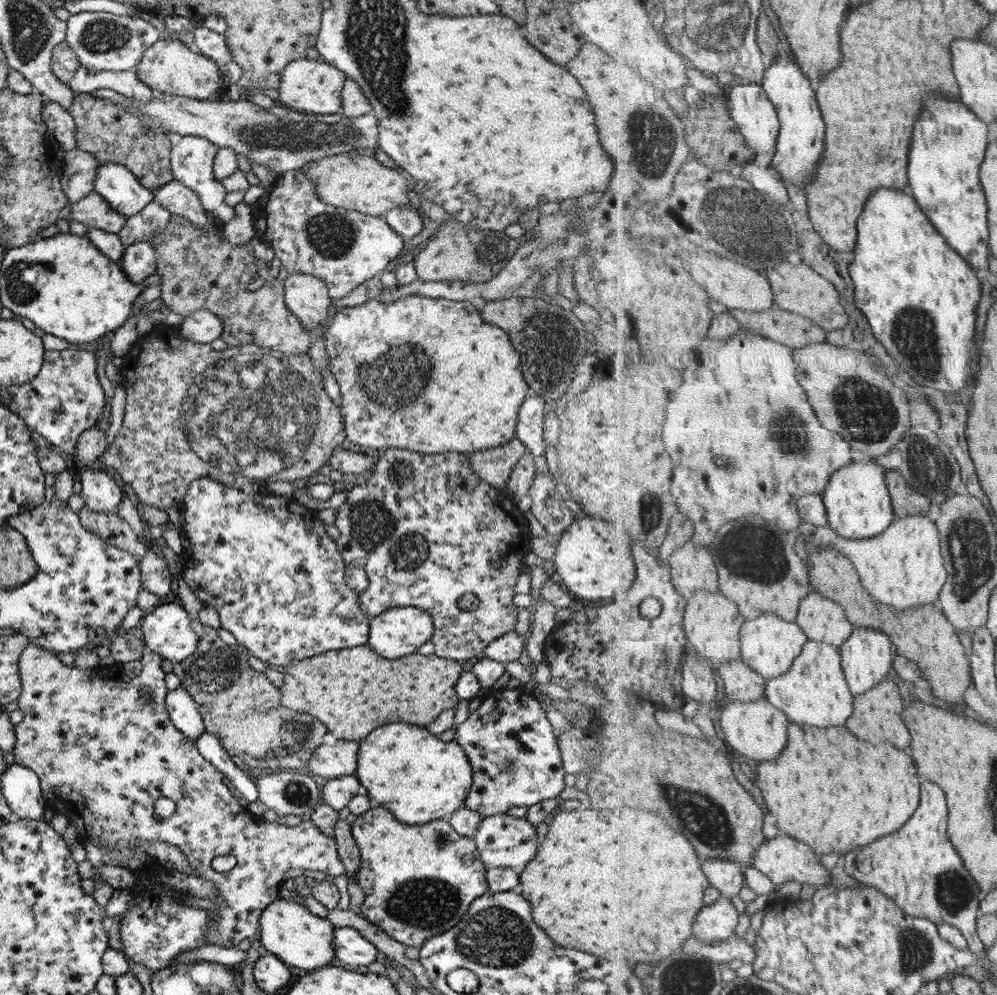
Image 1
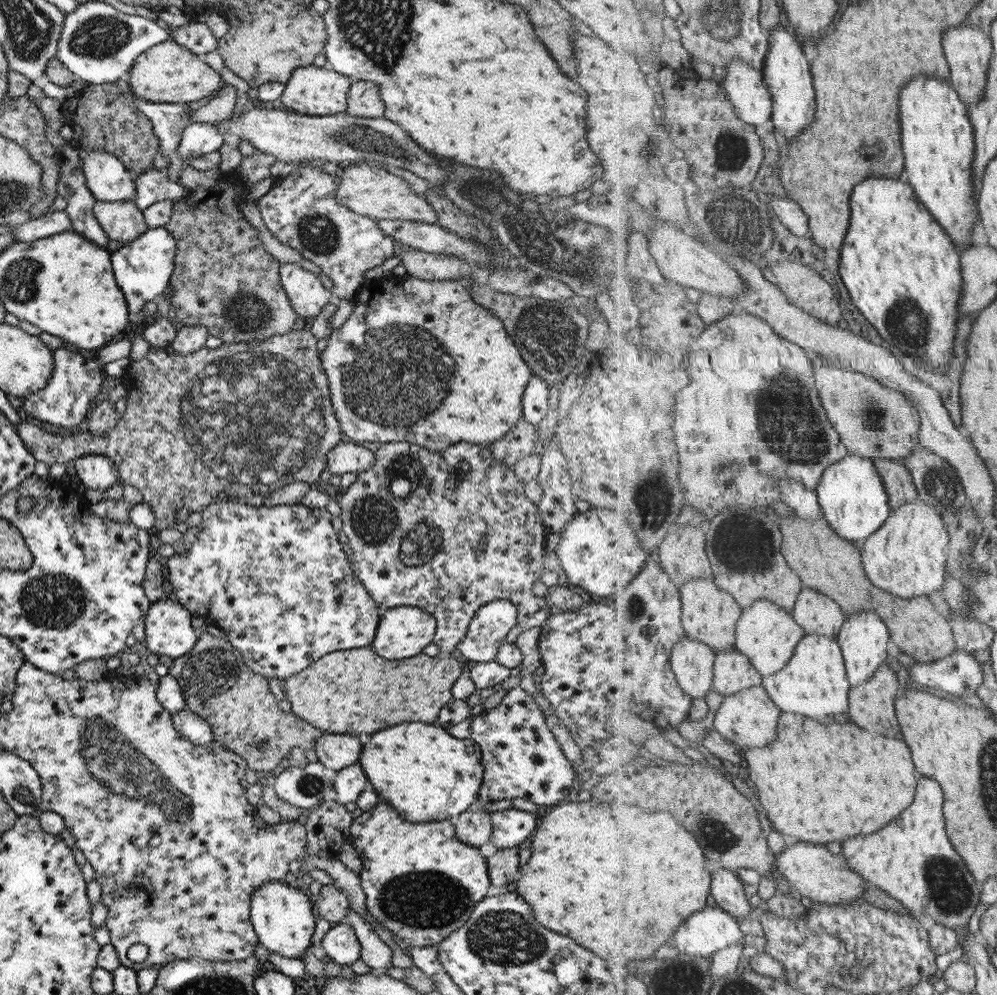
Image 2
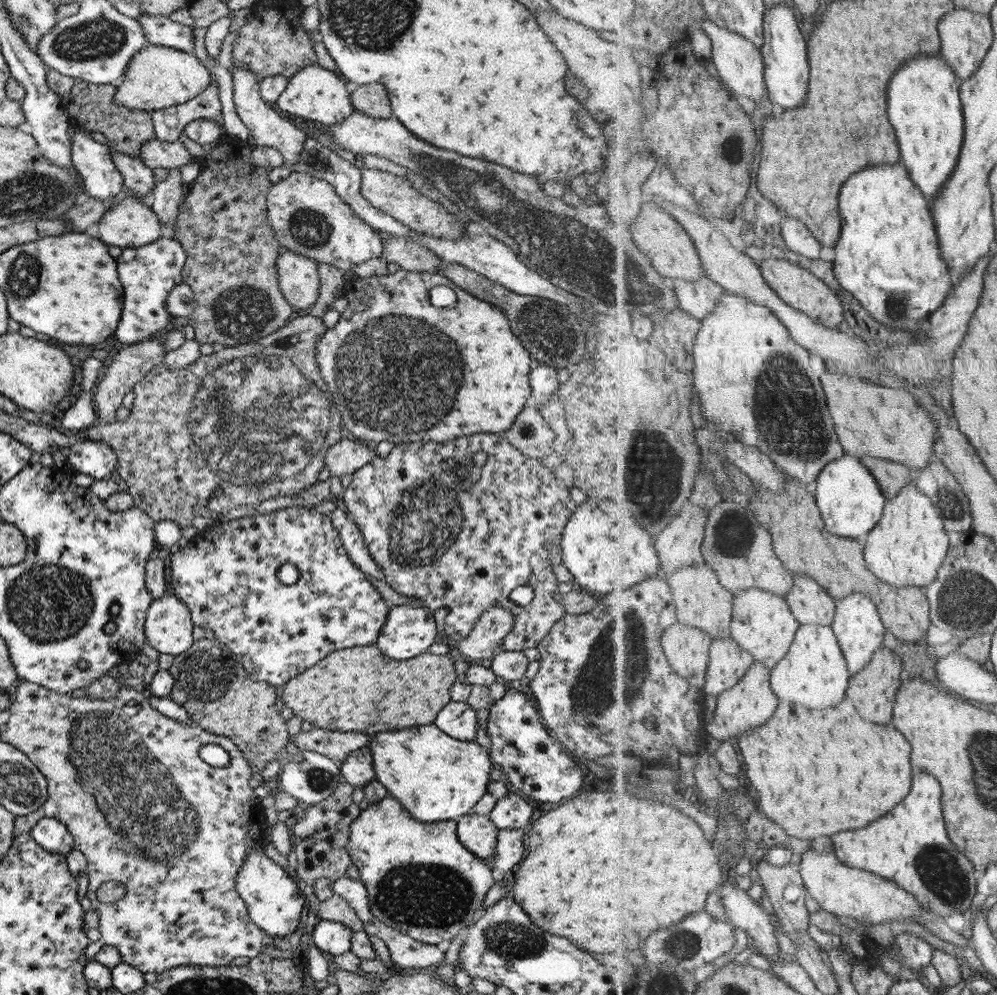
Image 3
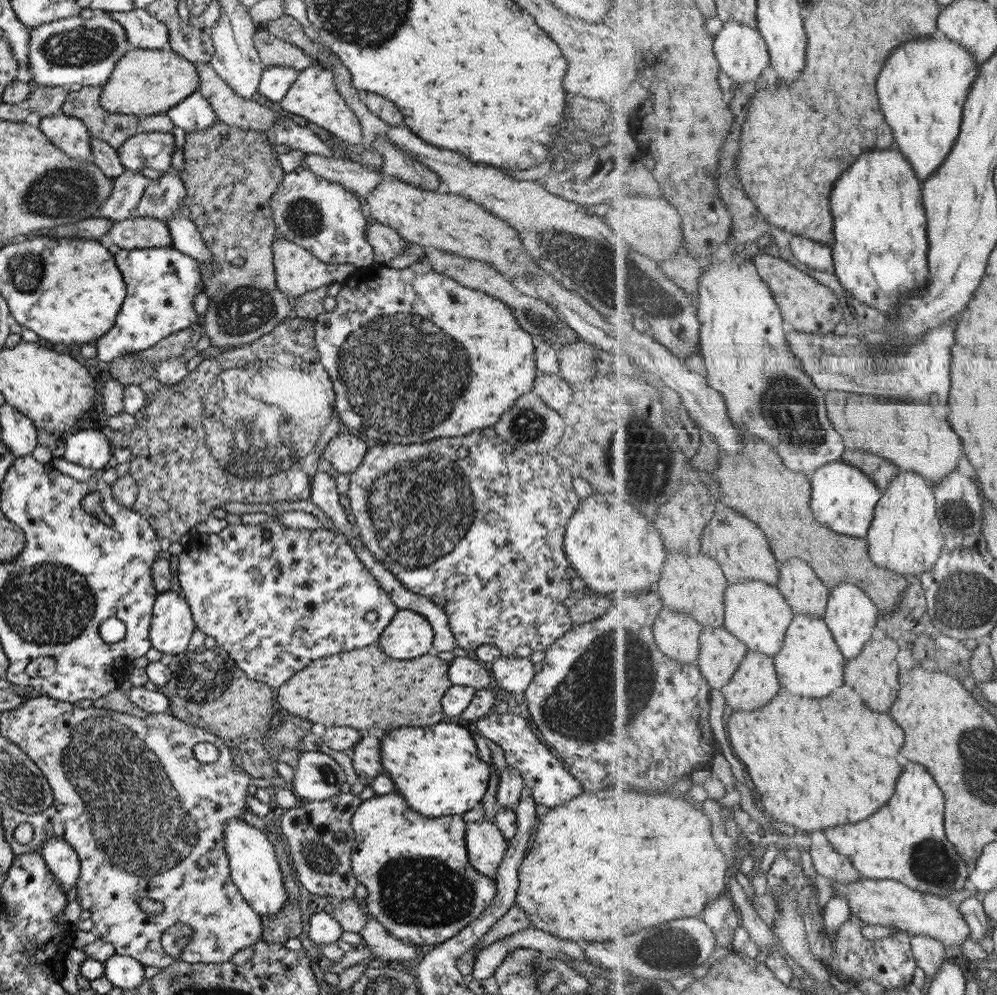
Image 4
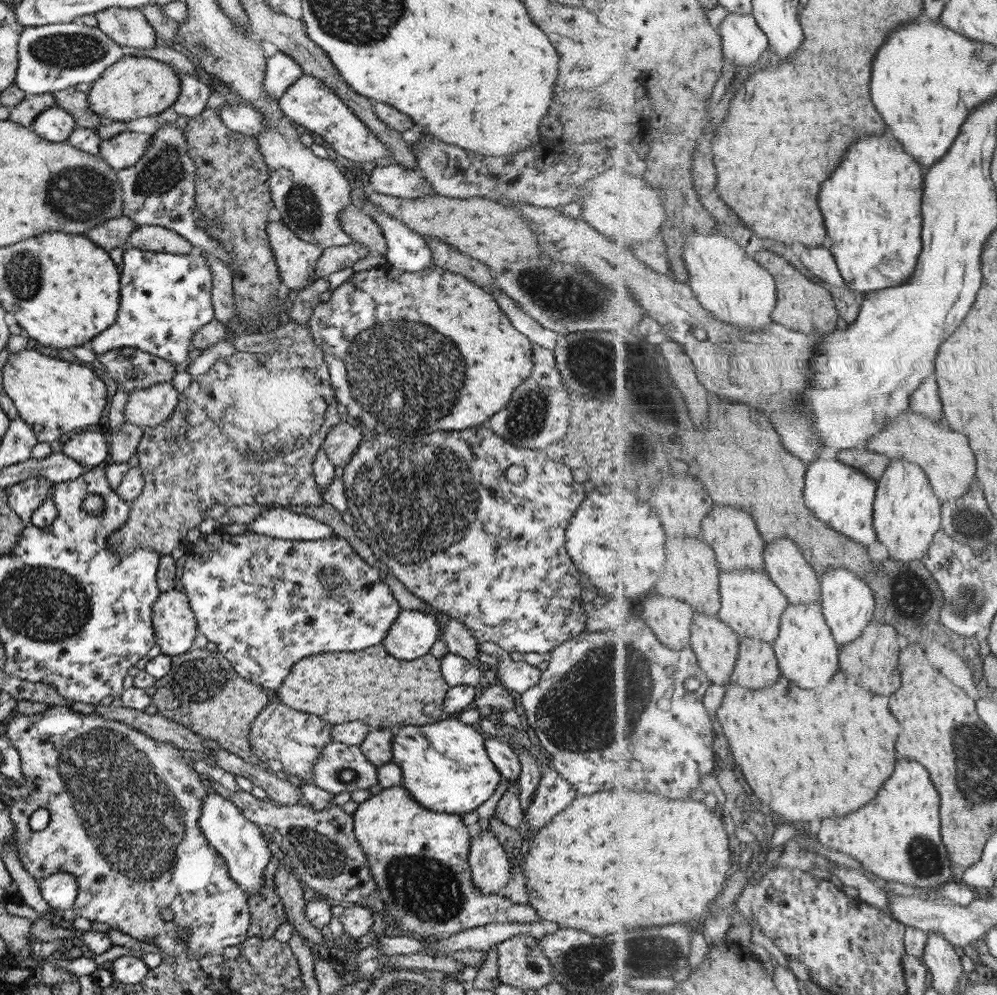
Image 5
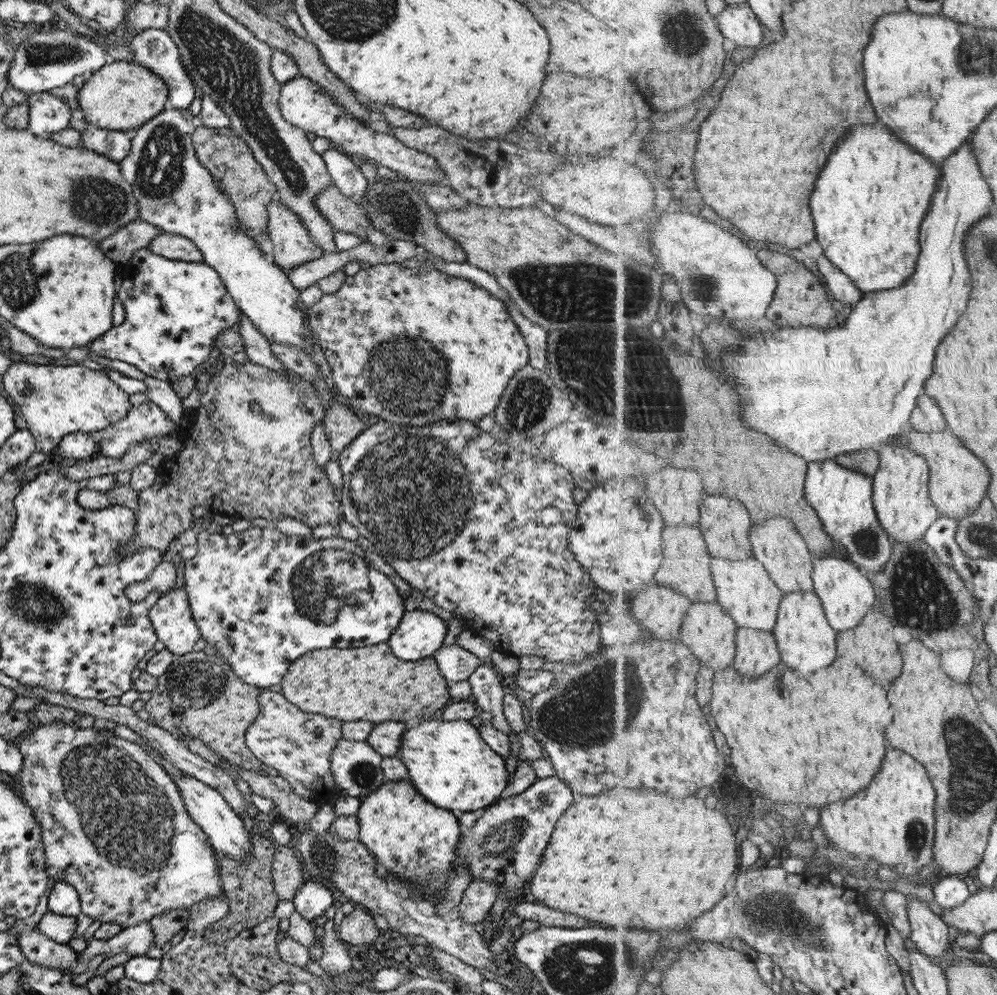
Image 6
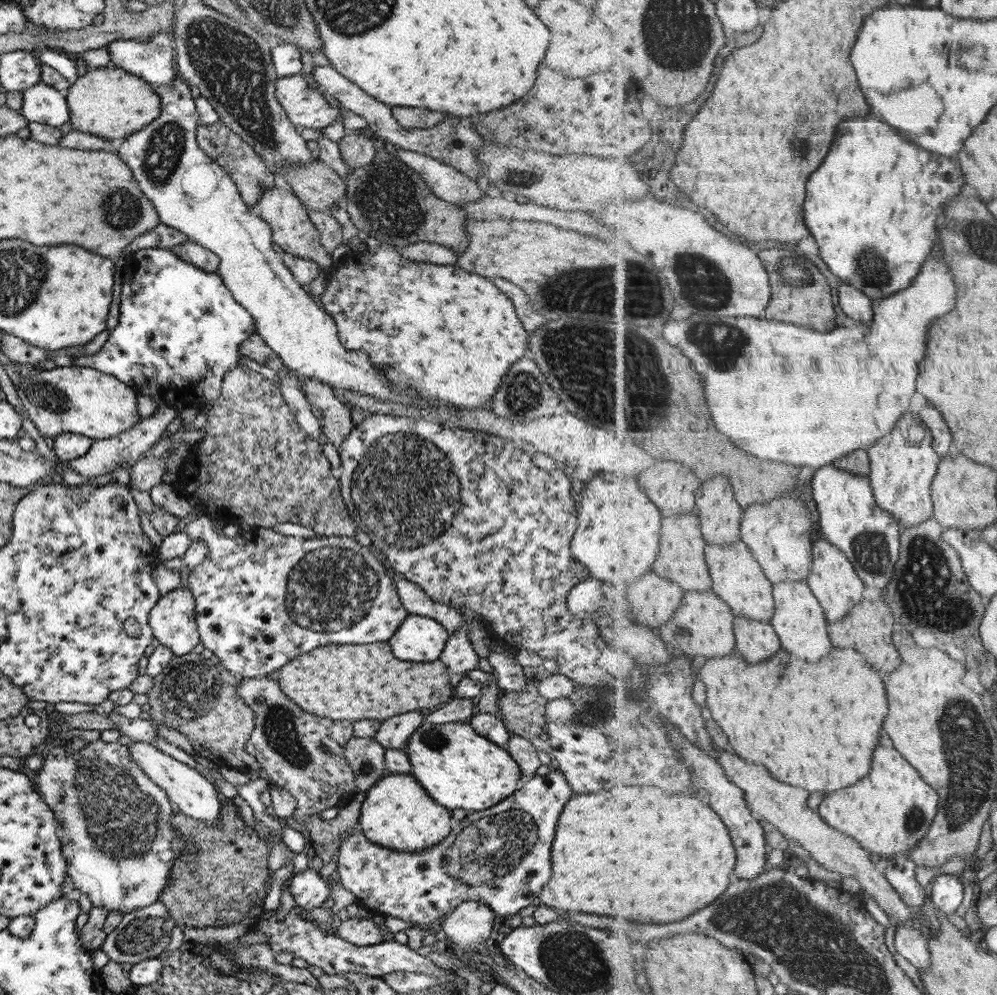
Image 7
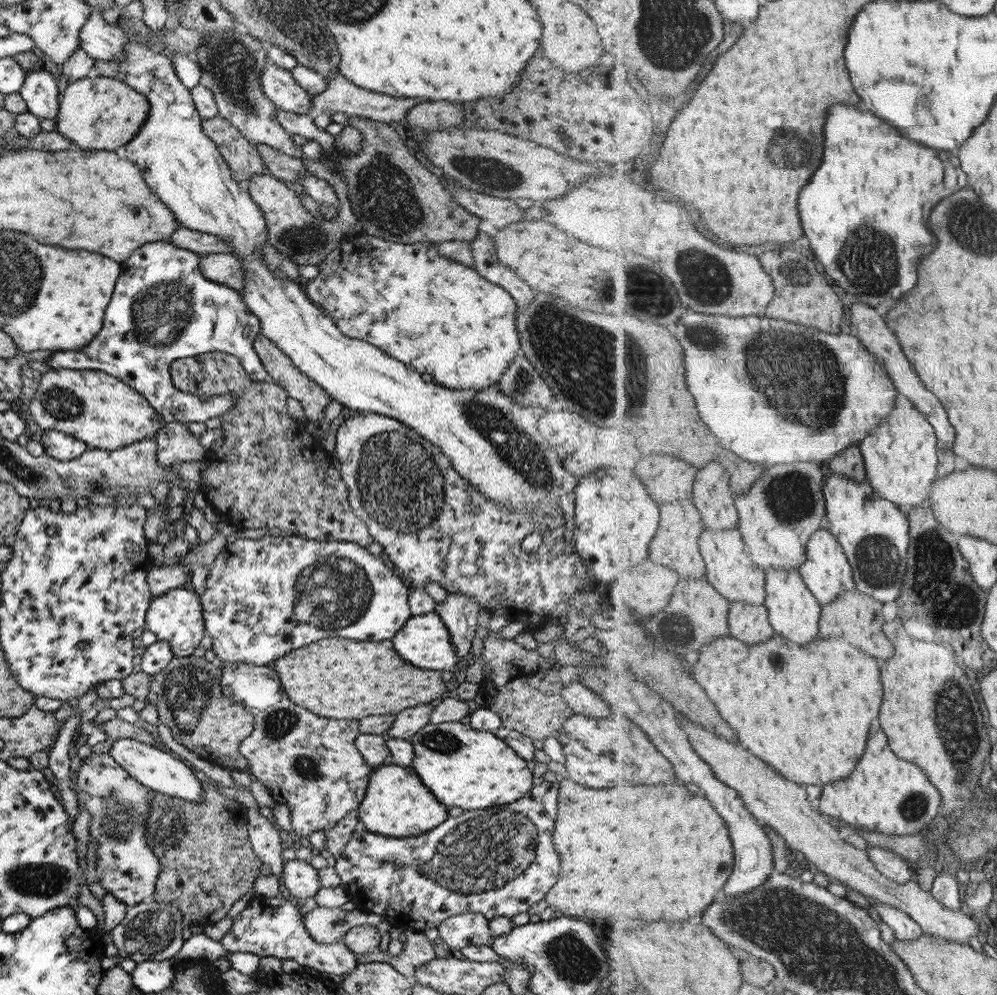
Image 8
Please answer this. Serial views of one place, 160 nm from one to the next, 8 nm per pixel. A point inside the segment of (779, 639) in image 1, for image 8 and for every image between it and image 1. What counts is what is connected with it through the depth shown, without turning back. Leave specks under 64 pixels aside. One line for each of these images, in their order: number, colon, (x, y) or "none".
2: (768, 634)
3: (763, 623)
4: (757, 612)
5: (752, 604)
6: (747, 592)
7: (738, 577)
8: (730, 566)

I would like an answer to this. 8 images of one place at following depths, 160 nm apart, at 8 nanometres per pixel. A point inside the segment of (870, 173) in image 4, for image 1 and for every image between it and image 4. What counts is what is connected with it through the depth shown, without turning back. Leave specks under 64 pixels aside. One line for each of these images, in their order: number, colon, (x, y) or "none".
1: (920, 295)
2: (902, 269)
3: (889, 256)

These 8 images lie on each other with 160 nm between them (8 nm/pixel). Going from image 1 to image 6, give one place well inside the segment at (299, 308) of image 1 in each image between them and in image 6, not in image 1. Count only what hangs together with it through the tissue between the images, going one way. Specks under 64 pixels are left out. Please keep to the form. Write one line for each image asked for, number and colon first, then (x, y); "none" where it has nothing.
2: (307, 296)
3: (298, 282)
4: (296, 271)
5: (295, 260)
6: (292, 245)

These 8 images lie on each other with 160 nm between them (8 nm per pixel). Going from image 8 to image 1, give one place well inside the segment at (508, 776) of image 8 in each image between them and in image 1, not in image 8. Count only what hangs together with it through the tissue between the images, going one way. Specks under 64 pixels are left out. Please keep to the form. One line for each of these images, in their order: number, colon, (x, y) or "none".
1: (418, 778)
2: (427, 776)
3: (435, 778)
4: (436, 769)
5: (445, 767)
6: (446, 761)
7: (463, 770)

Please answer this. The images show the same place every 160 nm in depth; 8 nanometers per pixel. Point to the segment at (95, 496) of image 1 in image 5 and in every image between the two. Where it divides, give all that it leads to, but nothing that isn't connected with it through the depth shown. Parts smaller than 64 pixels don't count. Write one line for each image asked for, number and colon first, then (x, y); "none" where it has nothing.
2: (96, 472)
3: (97, 460)
4: (88, 447)
5: (87, 448)

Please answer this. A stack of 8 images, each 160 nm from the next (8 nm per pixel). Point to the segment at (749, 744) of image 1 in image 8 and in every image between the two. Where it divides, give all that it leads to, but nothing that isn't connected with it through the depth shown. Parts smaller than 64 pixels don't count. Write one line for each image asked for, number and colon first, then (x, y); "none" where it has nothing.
2: (750, 718)
3: (752, 702)
4: (756, 681)
5: (757, 667)
6: (758, 651)
7: (756, 641)
8: (750, 623)

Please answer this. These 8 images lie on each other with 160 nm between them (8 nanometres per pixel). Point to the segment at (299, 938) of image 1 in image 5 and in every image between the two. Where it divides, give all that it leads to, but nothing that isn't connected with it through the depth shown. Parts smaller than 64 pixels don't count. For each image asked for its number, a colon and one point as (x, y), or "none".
2: (281, 916)
3: (273, 899)
4: (254, 872)
5: (242, 845)

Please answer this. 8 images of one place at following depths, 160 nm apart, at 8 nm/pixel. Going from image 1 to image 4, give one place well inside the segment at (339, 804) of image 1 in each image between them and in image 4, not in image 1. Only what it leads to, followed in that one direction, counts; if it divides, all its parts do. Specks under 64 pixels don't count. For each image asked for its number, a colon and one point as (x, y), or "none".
2: (348, 782)
3: (356, 768)
4: (365, 759)

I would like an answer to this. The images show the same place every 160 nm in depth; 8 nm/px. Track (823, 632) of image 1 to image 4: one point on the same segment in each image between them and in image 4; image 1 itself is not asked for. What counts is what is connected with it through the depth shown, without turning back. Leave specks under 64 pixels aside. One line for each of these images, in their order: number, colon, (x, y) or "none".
2: (816, 612)
3: (810, 602)
4: (800, 584)

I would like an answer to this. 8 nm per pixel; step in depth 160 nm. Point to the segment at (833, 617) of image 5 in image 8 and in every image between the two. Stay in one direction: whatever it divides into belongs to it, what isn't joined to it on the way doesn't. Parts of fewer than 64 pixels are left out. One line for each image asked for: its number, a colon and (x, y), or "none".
6: (847, 594)
7: (834, 580)
8: (827, 571)

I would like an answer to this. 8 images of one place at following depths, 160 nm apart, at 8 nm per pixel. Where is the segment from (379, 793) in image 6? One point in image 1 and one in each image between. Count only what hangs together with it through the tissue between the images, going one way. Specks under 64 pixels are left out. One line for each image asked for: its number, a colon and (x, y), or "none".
1: (419, 880)
2: (420, 883)
3: (419, 880)
4: (420, 887)
5: (418, 858)

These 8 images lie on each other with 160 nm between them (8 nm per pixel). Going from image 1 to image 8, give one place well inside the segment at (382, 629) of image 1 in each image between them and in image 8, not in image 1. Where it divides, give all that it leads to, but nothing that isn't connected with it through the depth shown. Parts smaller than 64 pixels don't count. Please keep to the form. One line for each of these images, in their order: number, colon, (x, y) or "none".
2: (402, 631)
3: (408, 630)
4: (408, 635)
5: (410, 636)
6: (419, 634)
7: (419, 638)
8: (423, 641)

